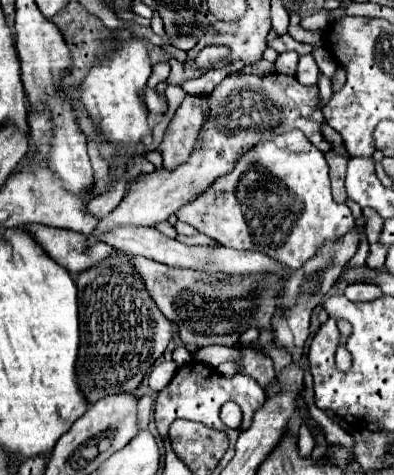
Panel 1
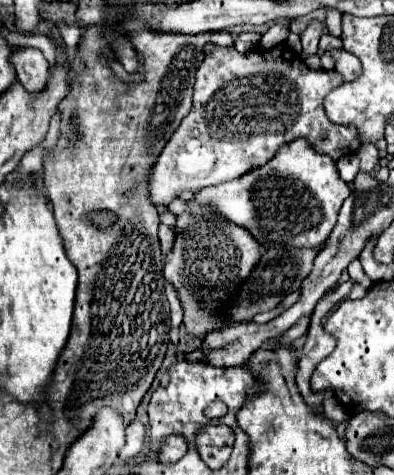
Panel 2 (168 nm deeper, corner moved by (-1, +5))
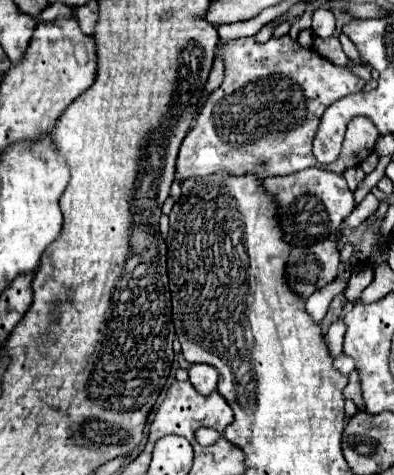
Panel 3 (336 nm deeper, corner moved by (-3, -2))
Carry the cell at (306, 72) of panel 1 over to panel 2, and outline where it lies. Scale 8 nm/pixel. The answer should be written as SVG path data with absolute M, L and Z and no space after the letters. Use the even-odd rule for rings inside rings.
M312 21L312 23L302 31L302 35L300 35L300 39L302 39L302 51L304 51L306 55L314 55L314 53L318 51L318 41L320 41L322 35L324 35L324 25L318 23L318 21Z

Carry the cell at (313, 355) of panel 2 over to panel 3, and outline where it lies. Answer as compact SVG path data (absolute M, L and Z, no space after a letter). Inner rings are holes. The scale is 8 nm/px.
M334 322L330 330L324 334L324 342L328 346L328 352L332 358L336 358L342 352L342 342L344 342L344 324Z

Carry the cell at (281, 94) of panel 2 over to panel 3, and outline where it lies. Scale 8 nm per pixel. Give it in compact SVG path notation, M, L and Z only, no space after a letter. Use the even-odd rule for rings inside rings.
M290 36L270 38L266 44L256 44L254 38L228 40L226 44L216 46L216 54L224 62L224 82L208 94L194 126L188 130L180 146L176 182L216 172L268 178L292 174L310 166L342 174L346 168L358 166L372 154L378 130L363 116L348 123L342 152L336 162L320 164L312 154L312 138L324 110L334 100L360 92L366 84L346 66L340 68L330 64L314 50L302 48Z

